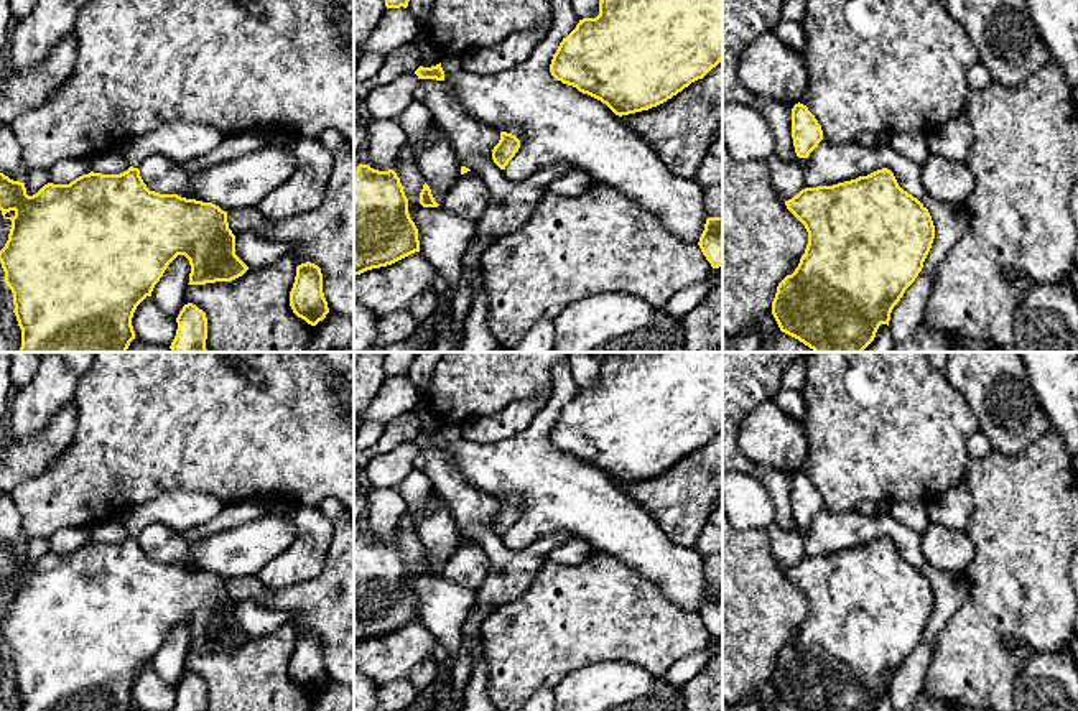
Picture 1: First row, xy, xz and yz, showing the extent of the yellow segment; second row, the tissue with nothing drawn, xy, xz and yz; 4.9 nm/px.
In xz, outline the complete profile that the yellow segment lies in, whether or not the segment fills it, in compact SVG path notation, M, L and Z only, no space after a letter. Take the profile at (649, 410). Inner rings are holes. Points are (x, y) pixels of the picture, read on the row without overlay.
M609 352L599 364L599 383L583 387L563 407L553 423L550 441L606 472L616 484L657 476L691 451L703 448L723 430L723 352Z

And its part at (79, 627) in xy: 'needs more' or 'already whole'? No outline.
needs more

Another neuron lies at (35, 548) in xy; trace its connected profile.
M31 538L31 540L26 540L26 545L25 545L23 551L25 551L25 556L26 556L26 563L33 565L44 553L49 551L49 540L48 538Z

